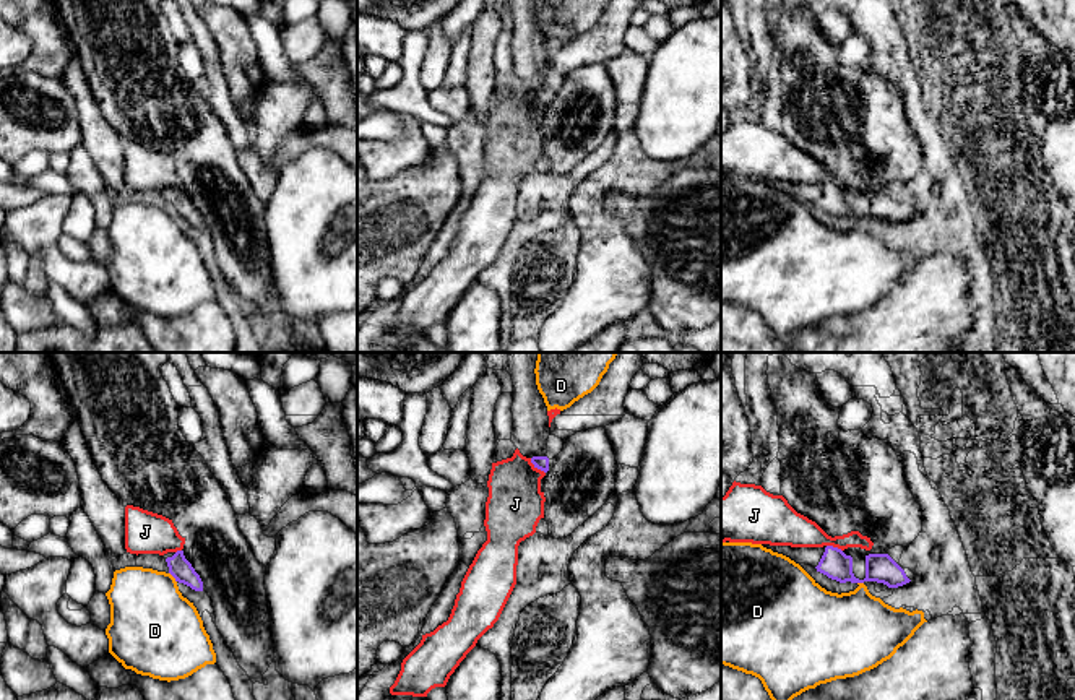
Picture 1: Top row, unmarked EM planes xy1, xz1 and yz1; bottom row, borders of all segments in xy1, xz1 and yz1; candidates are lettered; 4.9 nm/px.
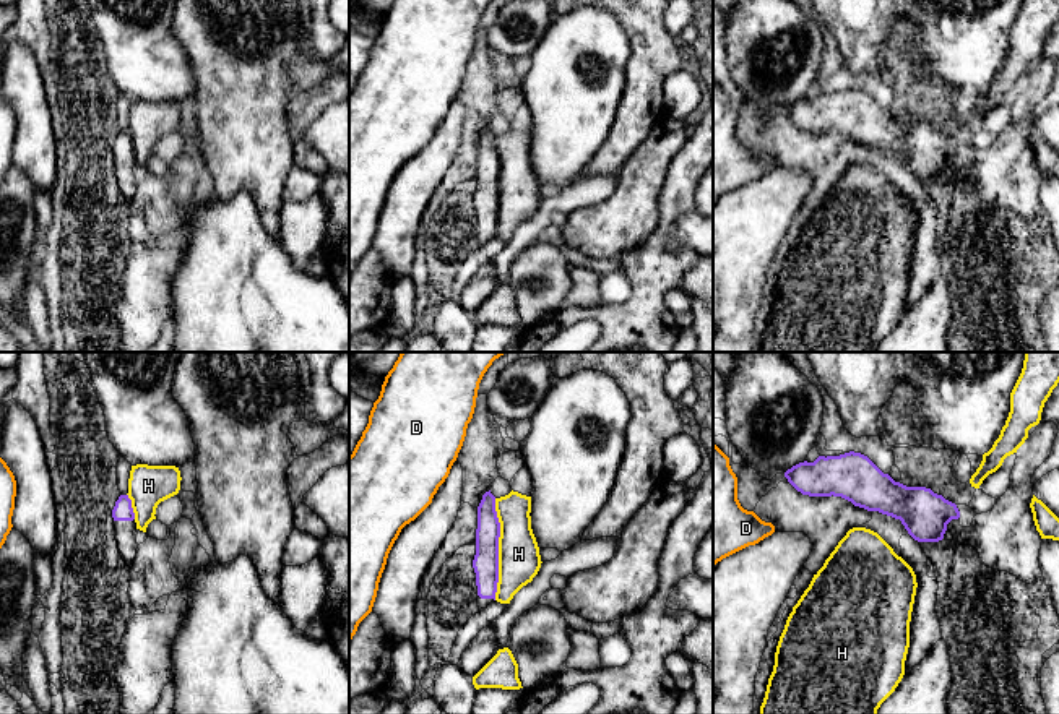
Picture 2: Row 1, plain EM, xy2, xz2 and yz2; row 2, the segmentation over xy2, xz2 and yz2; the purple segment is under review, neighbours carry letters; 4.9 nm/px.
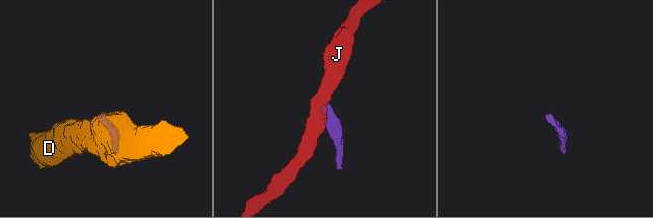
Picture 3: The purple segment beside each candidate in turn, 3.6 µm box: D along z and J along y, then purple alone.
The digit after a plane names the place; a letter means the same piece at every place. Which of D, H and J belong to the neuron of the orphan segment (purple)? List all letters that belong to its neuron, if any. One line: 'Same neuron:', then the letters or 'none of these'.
Same neuron: none of these

